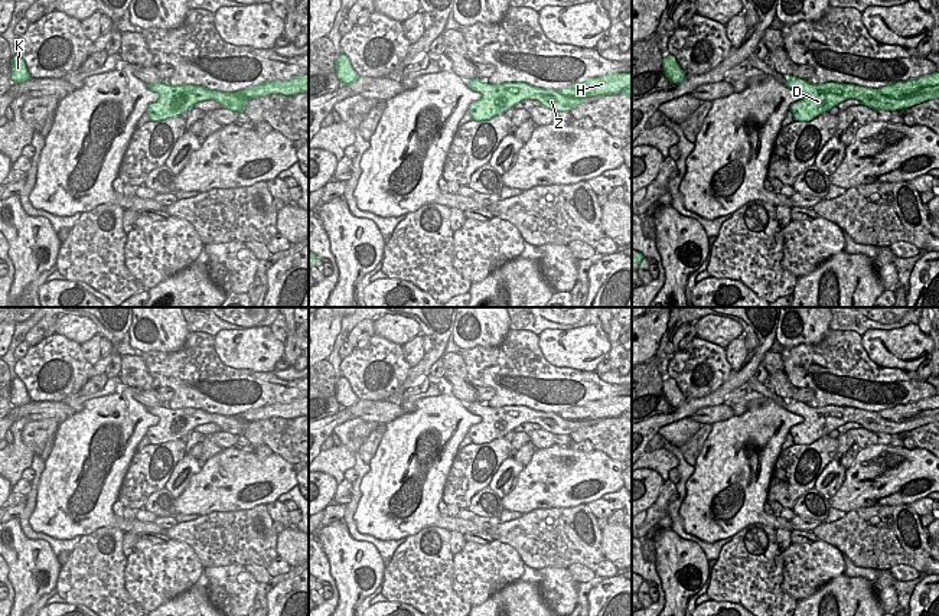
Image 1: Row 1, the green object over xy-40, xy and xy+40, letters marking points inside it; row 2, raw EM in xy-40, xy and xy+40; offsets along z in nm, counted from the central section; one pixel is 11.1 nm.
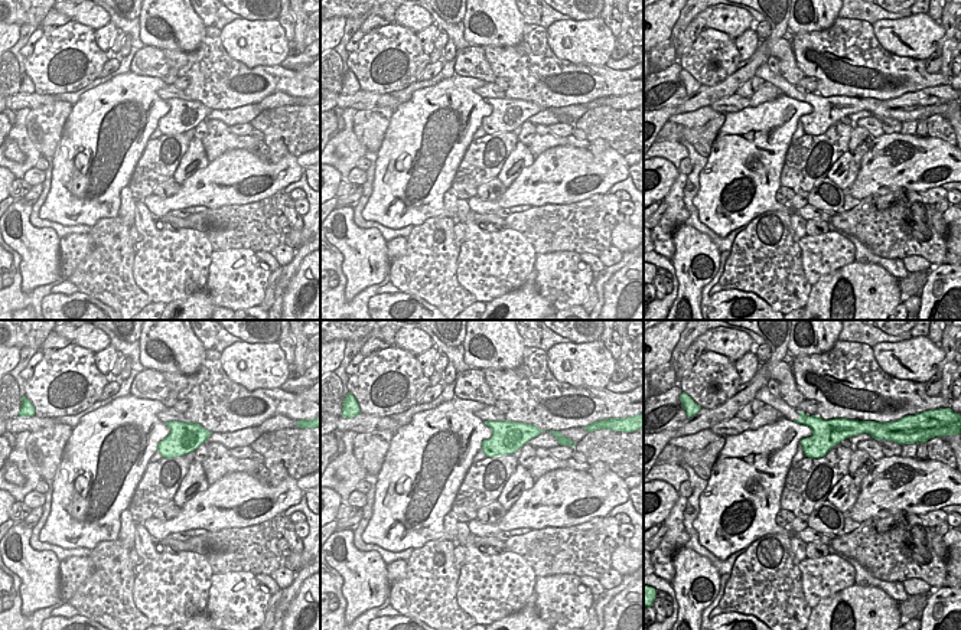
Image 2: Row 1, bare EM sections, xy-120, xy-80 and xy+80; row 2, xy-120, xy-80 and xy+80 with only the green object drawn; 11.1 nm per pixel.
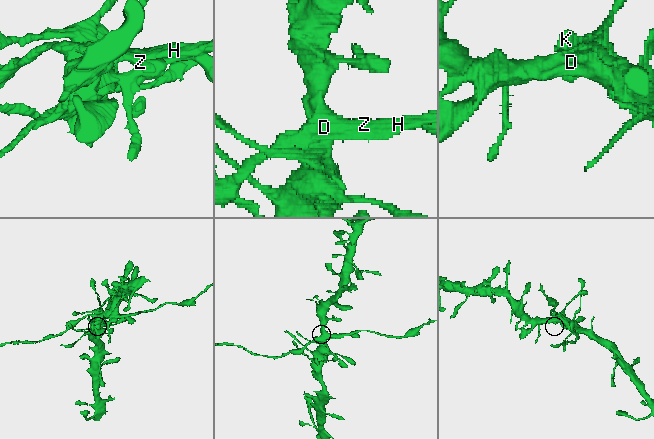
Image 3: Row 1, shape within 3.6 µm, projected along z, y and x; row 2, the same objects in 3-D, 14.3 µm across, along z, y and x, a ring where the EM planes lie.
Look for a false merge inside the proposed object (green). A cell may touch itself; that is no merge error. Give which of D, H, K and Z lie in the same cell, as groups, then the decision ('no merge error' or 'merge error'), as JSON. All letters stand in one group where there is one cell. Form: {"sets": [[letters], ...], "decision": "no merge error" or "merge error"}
{"sets": [["D", "K", "Z"], ["H"]], "decision": "merge error"}

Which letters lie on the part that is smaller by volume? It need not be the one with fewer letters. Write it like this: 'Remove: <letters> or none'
Remove: H

